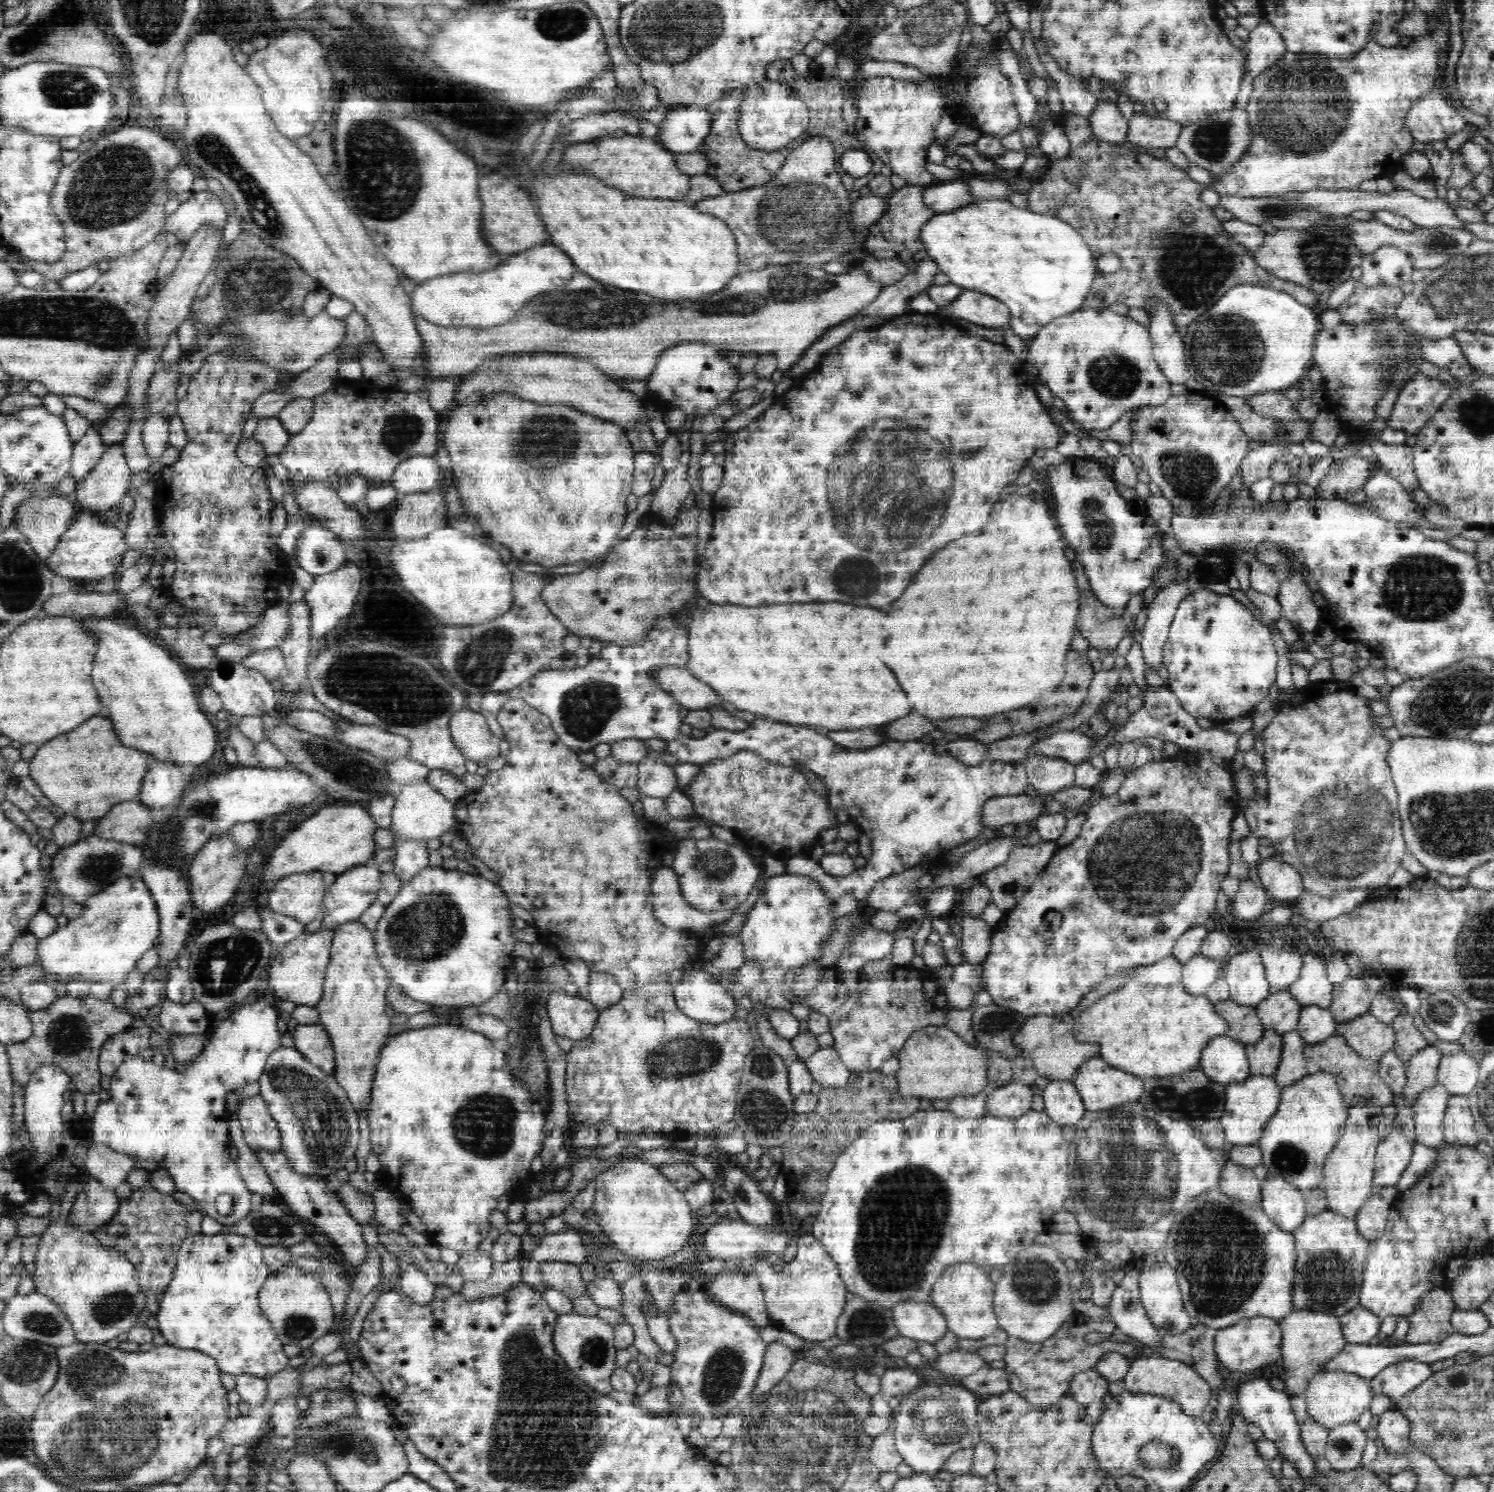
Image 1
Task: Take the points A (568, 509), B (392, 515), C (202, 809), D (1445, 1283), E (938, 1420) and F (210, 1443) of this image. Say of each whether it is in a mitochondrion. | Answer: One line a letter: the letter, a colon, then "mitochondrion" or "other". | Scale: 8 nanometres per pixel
A: other
B: other
C: mitochondrion
D: other
E: mitochondrion
F: other

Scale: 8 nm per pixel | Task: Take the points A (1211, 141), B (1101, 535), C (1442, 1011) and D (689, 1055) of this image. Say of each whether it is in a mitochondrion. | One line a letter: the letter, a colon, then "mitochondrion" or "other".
A: mitochondrion
B: mitochondrion
C: mitochondrion
D: mitochondrion

